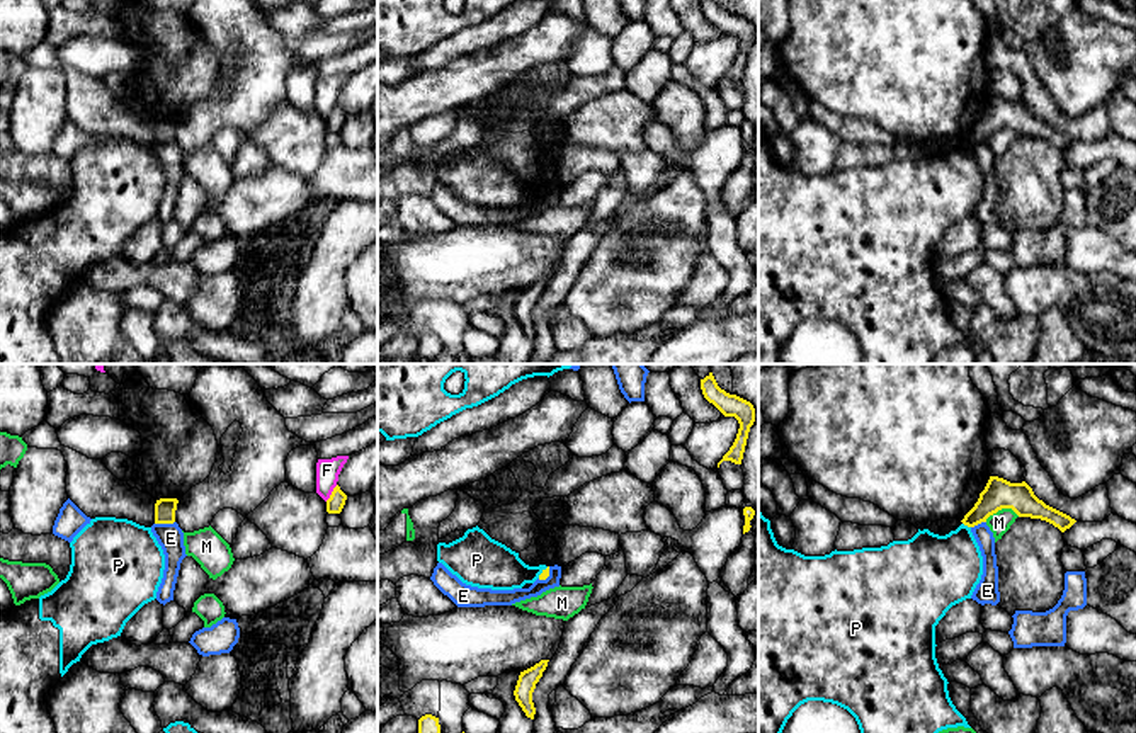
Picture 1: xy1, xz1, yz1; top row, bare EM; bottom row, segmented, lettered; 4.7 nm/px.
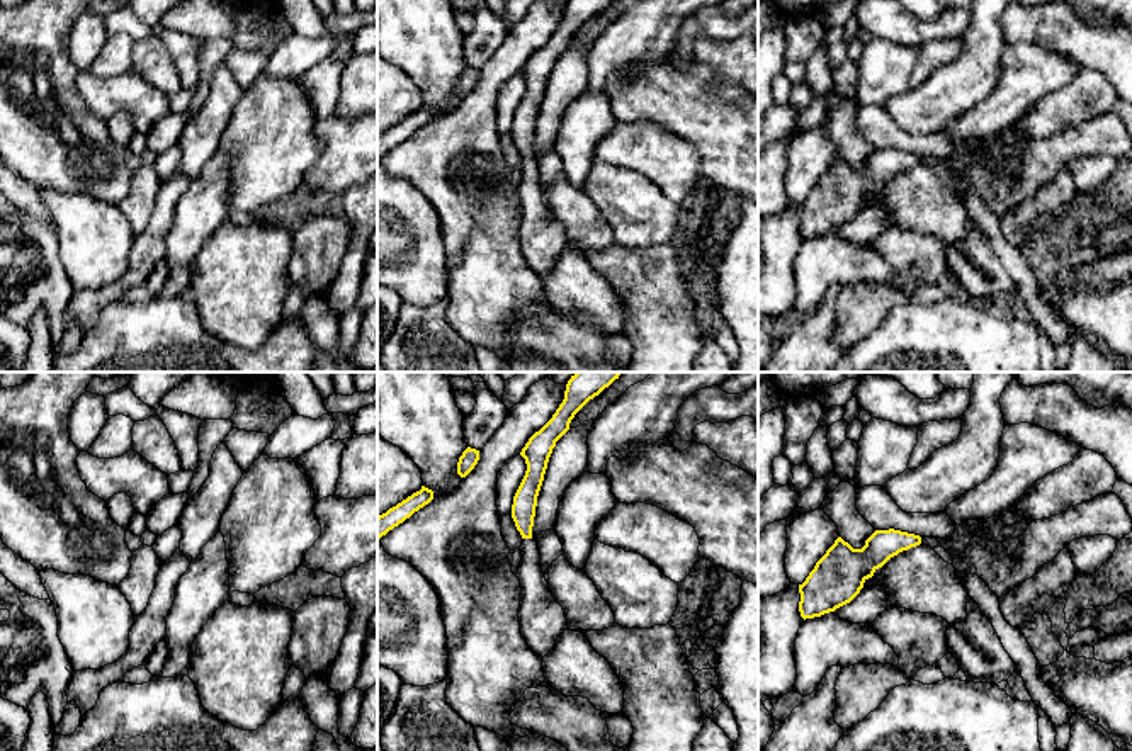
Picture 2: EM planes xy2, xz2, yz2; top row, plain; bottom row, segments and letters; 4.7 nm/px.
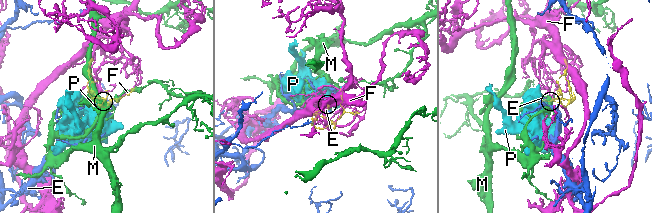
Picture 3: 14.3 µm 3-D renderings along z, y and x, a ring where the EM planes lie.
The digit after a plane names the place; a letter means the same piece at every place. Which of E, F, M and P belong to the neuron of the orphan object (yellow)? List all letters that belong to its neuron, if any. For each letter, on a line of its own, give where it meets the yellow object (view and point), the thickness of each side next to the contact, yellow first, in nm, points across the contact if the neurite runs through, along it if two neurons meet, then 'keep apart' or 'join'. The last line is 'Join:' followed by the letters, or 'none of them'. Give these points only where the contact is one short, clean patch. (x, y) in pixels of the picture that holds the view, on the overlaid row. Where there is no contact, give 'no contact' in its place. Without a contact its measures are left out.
E: contact xy1 (164, 522); calibres 100 and 120 nm; border xy1 (174, 521), (155, 524); keep apart
F: contact xy1 (332, 494); calibres 80 and 110 nm; keep apart
M: contact yz1 (1002, 507); calibres 150 and 100 nm; border yz1 (1019, 516), (1011, 509), (999, 509), (985, 521); keep apart
P: contact yz1 (966, 524); calibres 150 and 340 nm; border yz1 (963, 522), (970, 528); keep apart
Join: none of them

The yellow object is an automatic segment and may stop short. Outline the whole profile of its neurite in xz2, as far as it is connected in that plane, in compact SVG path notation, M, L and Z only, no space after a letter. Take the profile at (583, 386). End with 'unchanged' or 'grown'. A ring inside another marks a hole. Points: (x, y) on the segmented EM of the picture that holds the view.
M576 372L566 384L564 399L552 418L535 432L520 455L527 471L513 496L512 518L522 535L522 561L517 571L520 581L520 634L541 658L547 656L558 637L568 630L563 607L552 596L541 567L541 554L532 537L537 496L556 442L569 430L574 415L622 372Z | grown

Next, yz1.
M990 476L985 490L980 493L978 502L961 522L968 527L974 527L981 522L986 522L990 515L1002 509L1012 509L1019 517L1046 520L1061 532L1076 522L1070 515L1039 500L1025 481L1010 483L998 476Z | unchanged

